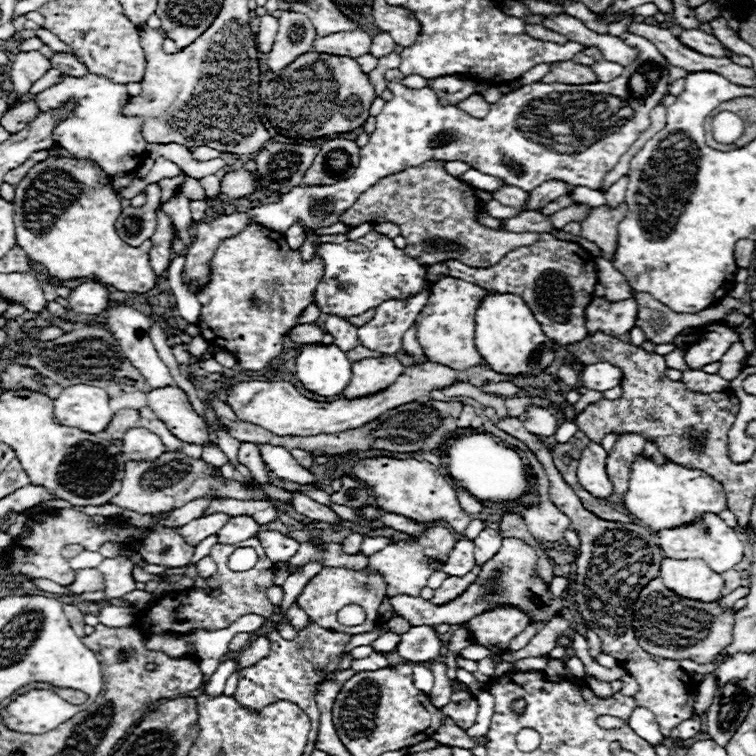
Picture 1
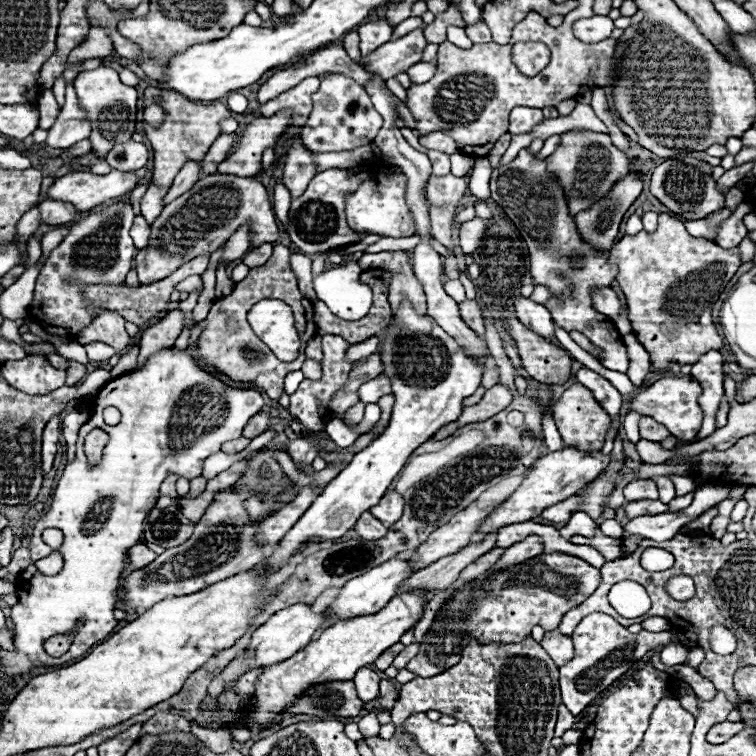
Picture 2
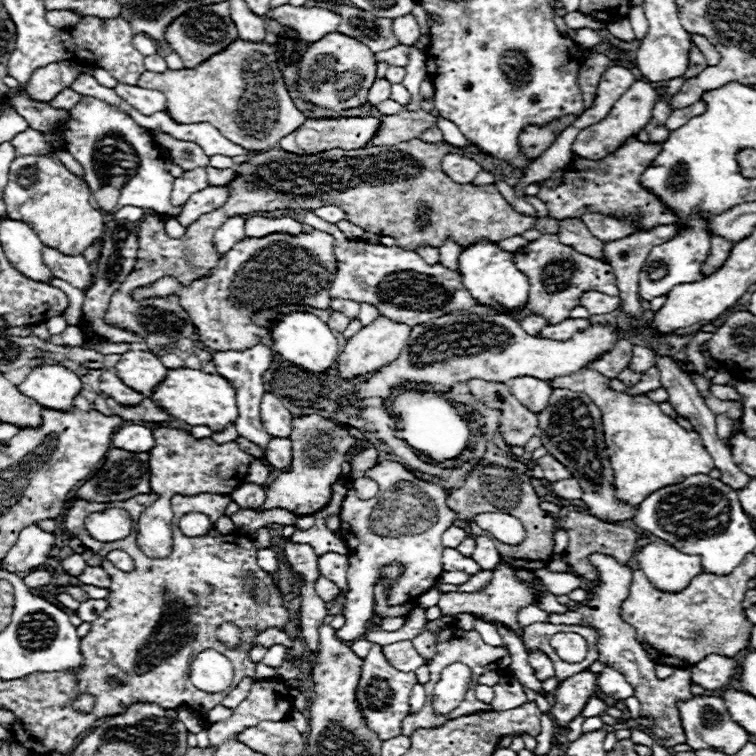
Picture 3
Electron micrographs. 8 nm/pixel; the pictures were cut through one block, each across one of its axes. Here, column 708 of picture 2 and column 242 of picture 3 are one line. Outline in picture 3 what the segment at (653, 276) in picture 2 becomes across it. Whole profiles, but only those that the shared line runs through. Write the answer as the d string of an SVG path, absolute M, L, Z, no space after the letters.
M312 230L310 234L284 234L274 232L262 238L244 238L230 252L220 258L220 264L208 278L196 284L182 286L172 276L162 276L146 288L134 290L134 300L152 296L180 296L180 304L192 316L198 338L212 350L244 350L260 344L266 328L256 326L250 316L260 308L278 304L308 304L312 308L330 308L330 288L336 278L334 238L326 232Z

